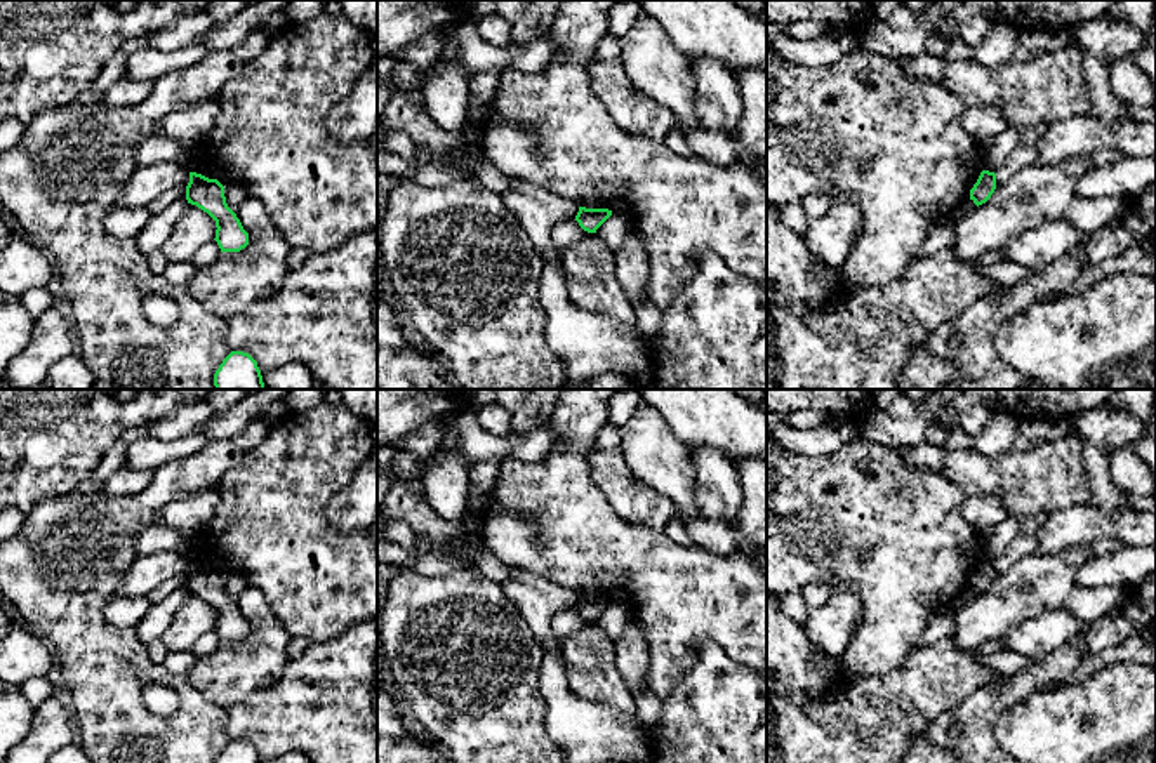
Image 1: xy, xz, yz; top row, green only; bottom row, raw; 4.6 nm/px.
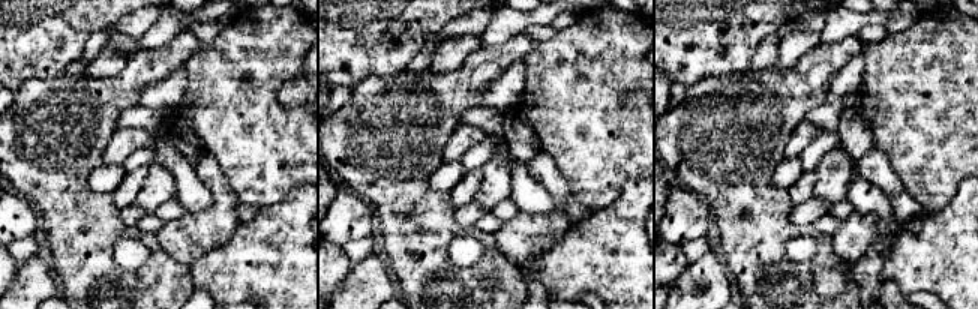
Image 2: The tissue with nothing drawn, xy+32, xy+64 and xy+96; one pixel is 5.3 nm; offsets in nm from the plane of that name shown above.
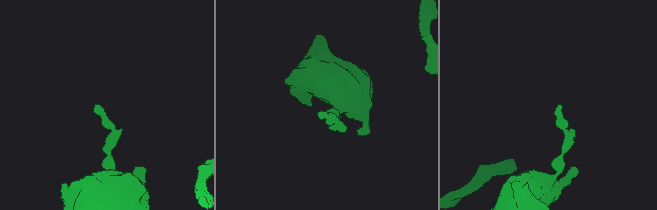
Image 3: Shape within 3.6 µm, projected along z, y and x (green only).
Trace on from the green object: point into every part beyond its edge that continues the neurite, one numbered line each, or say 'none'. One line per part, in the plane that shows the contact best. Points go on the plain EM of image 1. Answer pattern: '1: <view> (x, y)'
none

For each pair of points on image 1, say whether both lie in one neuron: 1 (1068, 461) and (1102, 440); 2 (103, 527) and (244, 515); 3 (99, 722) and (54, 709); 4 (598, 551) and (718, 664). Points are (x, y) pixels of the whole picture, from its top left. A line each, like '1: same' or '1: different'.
1: different
2: different
3: different
4: different

